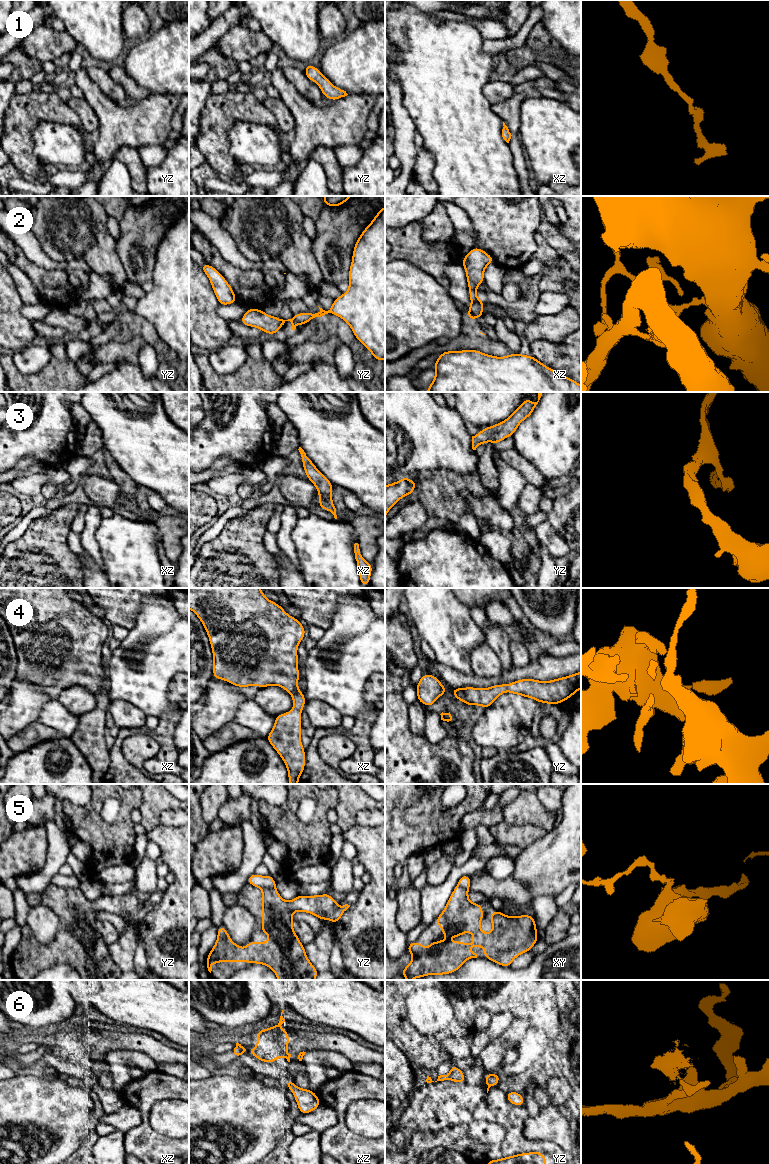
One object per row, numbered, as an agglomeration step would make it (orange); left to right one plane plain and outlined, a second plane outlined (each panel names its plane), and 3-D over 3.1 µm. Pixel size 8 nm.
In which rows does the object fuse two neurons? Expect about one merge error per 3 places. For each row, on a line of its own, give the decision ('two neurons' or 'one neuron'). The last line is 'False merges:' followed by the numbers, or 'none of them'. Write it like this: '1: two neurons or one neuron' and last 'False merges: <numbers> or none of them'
1: one neuron
2: two neurons
3: one neuron
4: one neuron
5: two neurons
6: two neurons
False merges: 2, 5, 6

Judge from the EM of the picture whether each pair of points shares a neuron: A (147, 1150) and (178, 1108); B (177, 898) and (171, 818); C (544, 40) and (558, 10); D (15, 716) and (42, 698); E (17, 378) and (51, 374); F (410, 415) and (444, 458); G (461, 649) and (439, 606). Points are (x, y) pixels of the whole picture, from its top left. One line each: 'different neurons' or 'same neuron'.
A: different neurons
B: different neurons
C: different neurons
D: same neuron
E: same neuron
F: same neuron
G: same neuron

